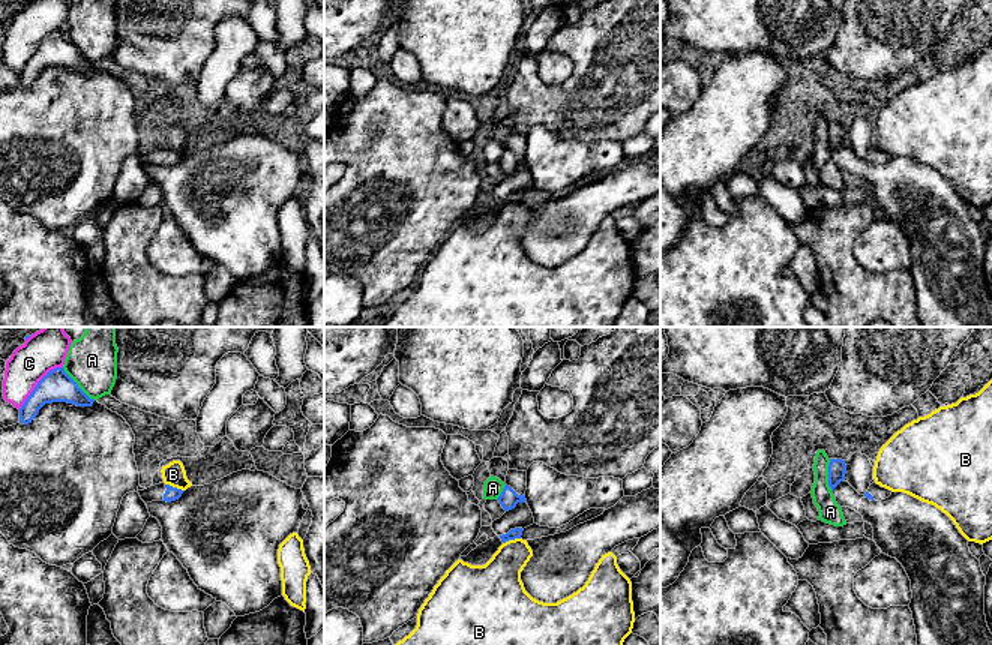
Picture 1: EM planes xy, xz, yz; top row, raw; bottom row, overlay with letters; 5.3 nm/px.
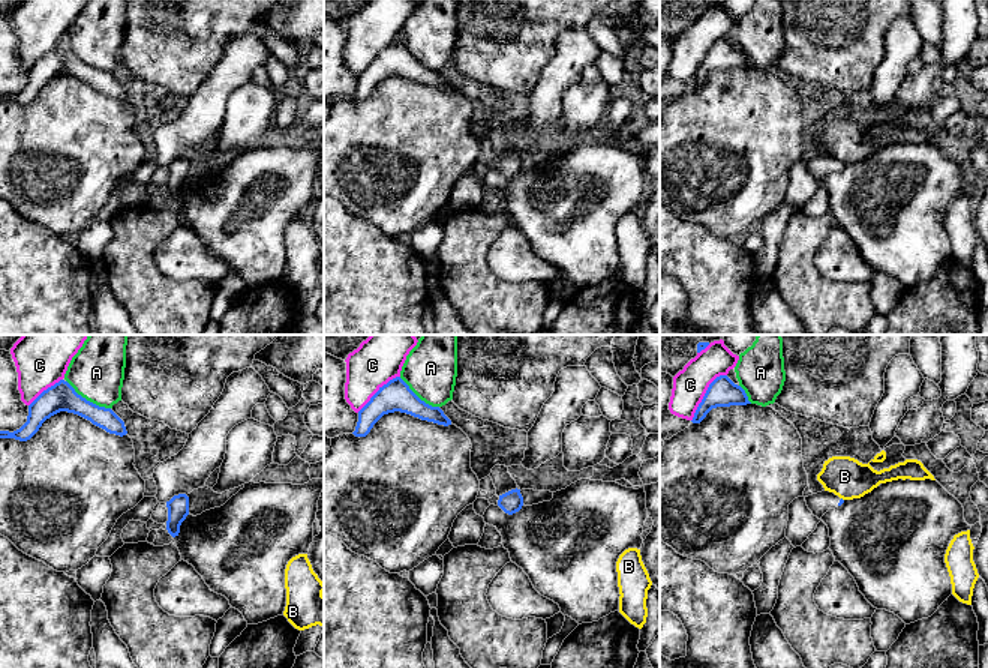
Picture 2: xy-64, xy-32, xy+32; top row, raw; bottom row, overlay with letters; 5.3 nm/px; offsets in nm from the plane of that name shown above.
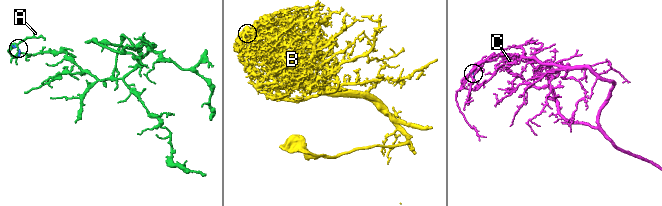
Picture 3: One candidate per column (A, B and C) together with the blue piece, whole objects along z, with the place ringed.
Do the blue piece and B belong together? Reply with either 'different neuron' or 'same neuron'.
different neuron

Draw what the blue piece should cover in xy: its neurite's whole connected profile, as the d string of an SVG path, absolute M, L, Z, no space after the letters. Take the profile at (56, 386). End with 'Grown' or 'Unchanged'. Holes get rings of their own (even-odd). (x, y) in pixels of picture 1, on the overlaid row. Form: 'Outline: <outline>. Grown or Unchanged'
Outline: M63 368L50 370L35 387L20 408L20 422L32 423L45 404L68 402L77 406L92 406L90 399L78 384L65 372Z. Unchanged

